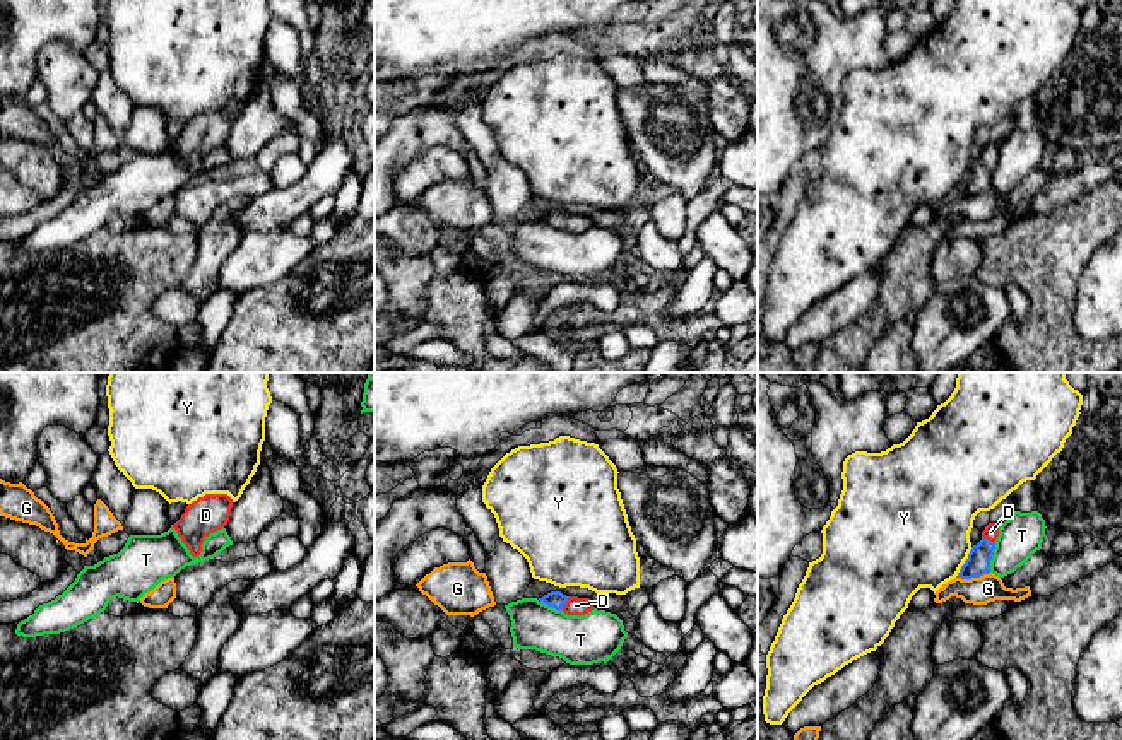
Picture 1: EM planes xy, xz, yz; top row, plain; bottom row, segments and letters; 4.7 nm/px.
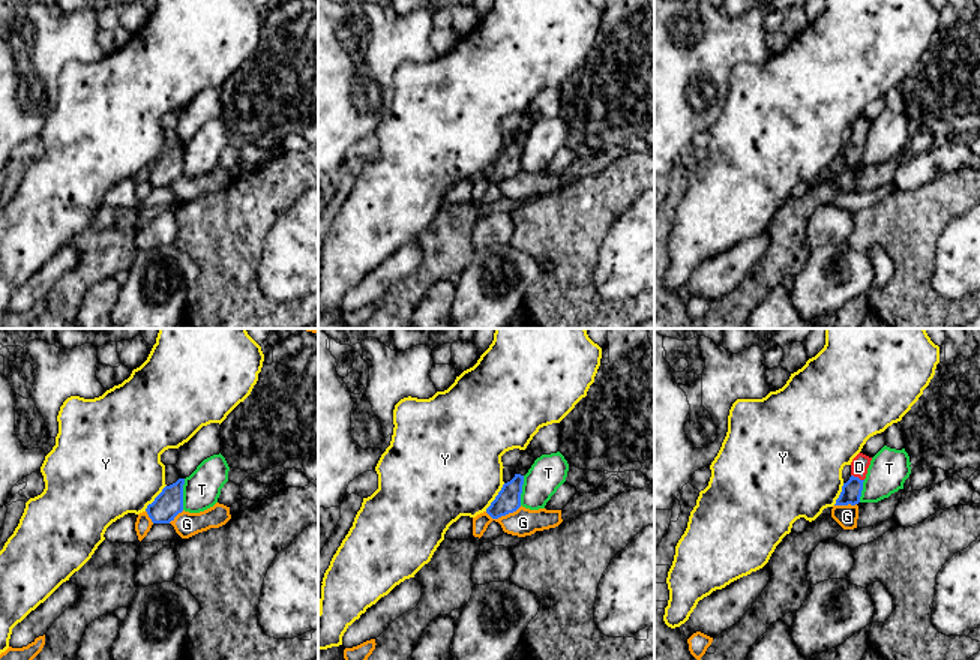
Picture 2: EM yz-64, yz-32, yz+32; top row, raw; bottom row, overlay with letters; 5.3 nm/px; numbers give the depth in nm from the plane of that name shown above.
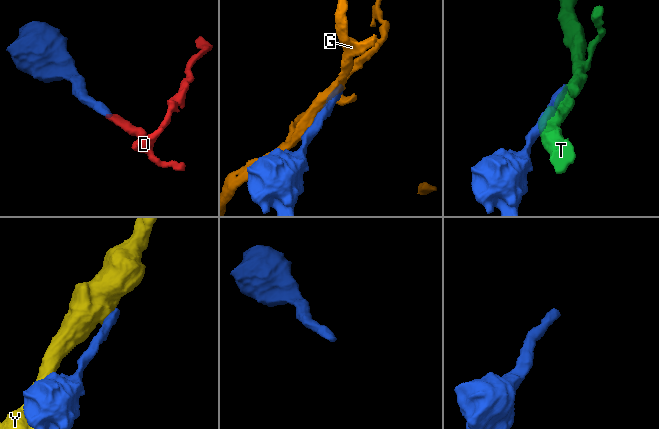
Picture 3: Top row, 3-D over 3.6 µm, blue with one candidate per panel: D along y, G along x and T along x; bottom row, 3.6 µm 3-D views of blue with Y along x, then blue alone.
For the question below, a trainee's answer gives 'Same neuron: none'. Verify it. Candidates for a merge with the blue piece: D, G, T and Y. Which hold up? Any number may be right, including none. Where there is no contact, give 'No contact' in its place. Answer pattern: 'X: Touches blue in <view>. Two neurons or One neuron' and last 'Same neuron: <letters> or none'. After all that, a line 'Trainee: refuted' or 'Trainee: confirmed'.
D: Touches blue in xz. One neuron
G: Touches blue in yz. Two neurons
T: Touches blue in yz. Two neurons
Y: Touches blue in yz. Two neurons
Same neuron: D
Trainee: refuted

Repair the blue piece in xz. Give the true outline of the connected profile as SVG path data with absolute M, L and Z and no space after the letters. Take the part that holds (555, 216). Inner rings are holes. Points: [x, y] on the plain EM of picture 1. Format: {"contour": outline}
{"contour": "M551 208L539 217L568 232L585 232L595 226L590 215L566 214L561 208Z"}

